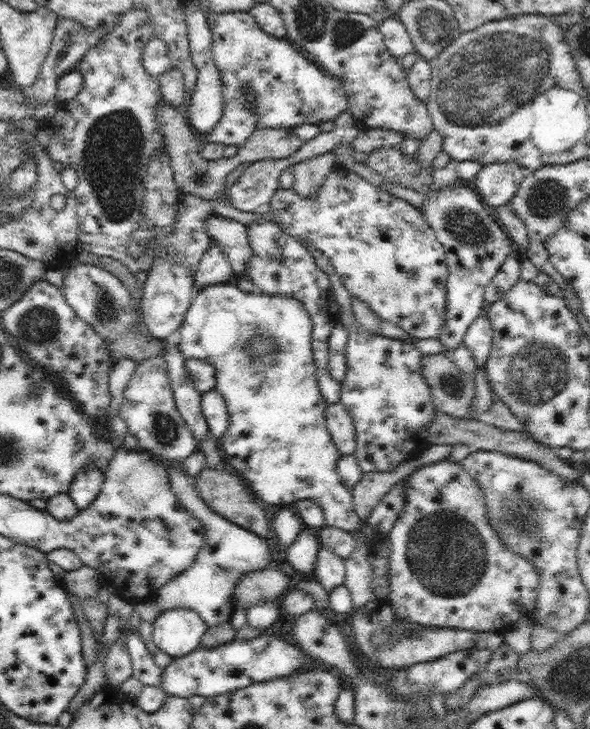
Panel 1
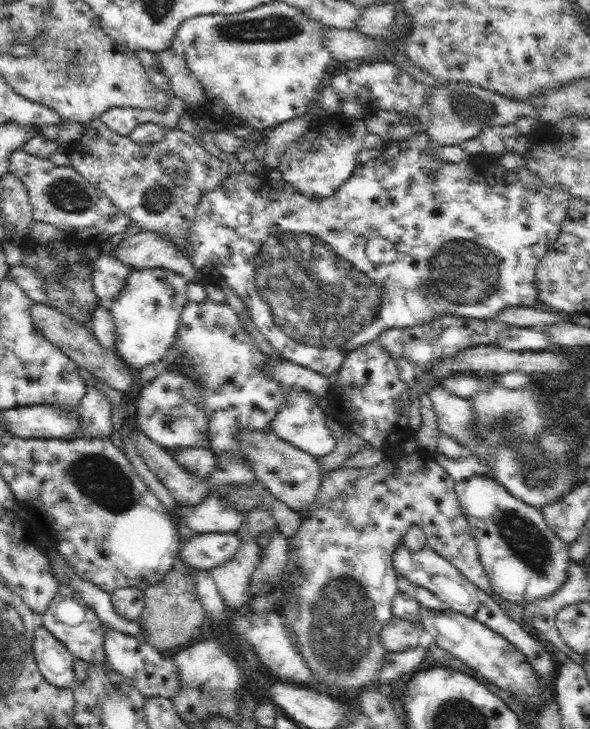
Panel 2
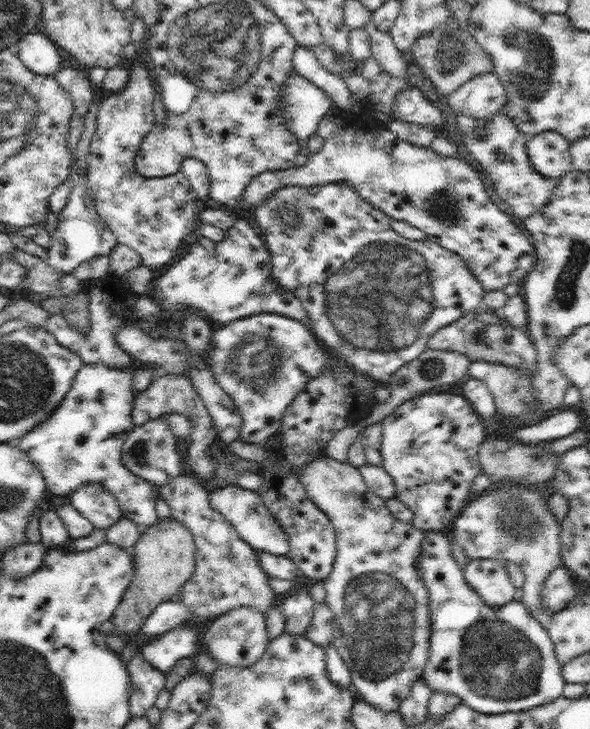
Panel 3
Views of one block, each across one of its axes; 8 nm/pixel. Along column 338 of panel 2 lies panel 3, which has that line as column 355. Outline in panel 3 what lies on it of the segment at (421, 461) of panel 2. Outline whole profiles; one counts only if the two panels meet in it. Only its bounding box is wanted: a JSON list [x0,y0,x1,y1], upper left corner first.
[296,455,432,711]

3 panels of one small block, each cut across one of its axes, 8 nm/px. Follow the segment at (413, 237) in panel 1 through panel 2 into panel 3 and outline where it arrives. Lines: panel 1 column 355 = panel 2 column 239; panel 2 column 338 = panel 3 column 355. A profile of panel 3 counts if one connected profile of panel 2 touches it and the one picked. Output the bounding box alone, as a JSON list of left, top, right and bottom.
[254,184,486,385]

